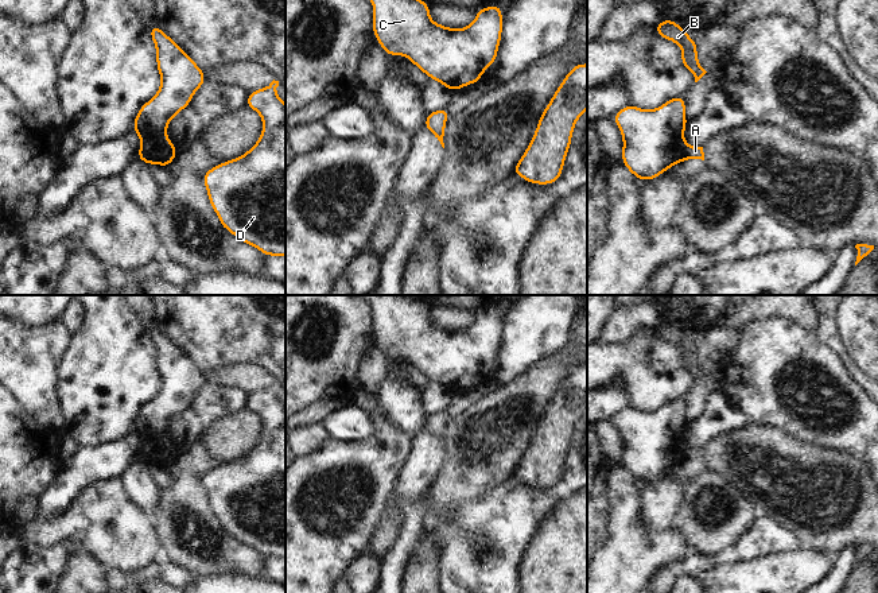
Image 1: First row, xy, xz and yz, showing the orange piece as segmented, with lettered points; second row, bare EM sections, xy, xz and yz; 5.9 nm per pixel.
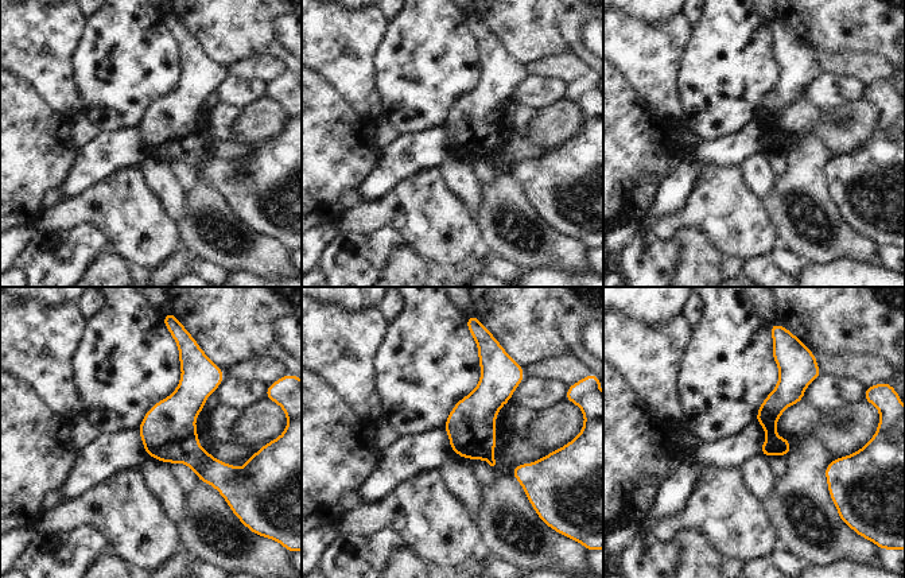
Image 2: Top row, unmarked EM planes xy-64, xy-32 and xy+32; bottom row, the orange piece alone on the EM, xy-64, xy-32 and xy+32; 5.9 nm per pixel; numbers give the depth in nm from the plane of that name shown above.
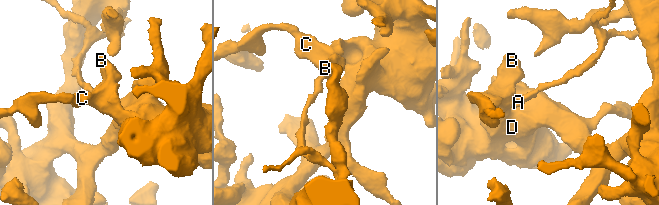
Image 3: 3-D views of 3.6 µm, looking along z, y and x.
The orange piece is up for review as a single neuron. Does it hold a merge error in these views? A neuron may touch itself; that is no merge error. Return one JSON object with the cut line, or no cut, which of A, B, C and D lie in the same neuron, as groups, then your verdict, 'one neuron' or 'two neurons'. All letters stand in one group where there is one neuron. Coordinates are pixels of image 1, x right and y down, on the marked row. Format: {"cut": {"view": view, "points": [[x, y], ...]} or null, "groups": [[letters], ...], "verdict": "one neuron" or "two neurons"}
{"cut": {"view": "xy", "points": [[175, 147], [148, 142], [140, 148]]}, "groups": [["A"], ["B", "C", "D"]], "verdict": "two neurons"}

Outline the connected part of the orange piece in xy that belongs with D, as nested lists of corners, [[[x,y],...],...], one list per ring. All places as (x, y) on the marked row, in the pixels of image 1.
[[[272,81],[246,96],[246,106],[263,120],[260,139],[242,156],[221,162],[202,175],[220,224],[240,241],[257,248],[264,256],[285,256],[285,104]]]

